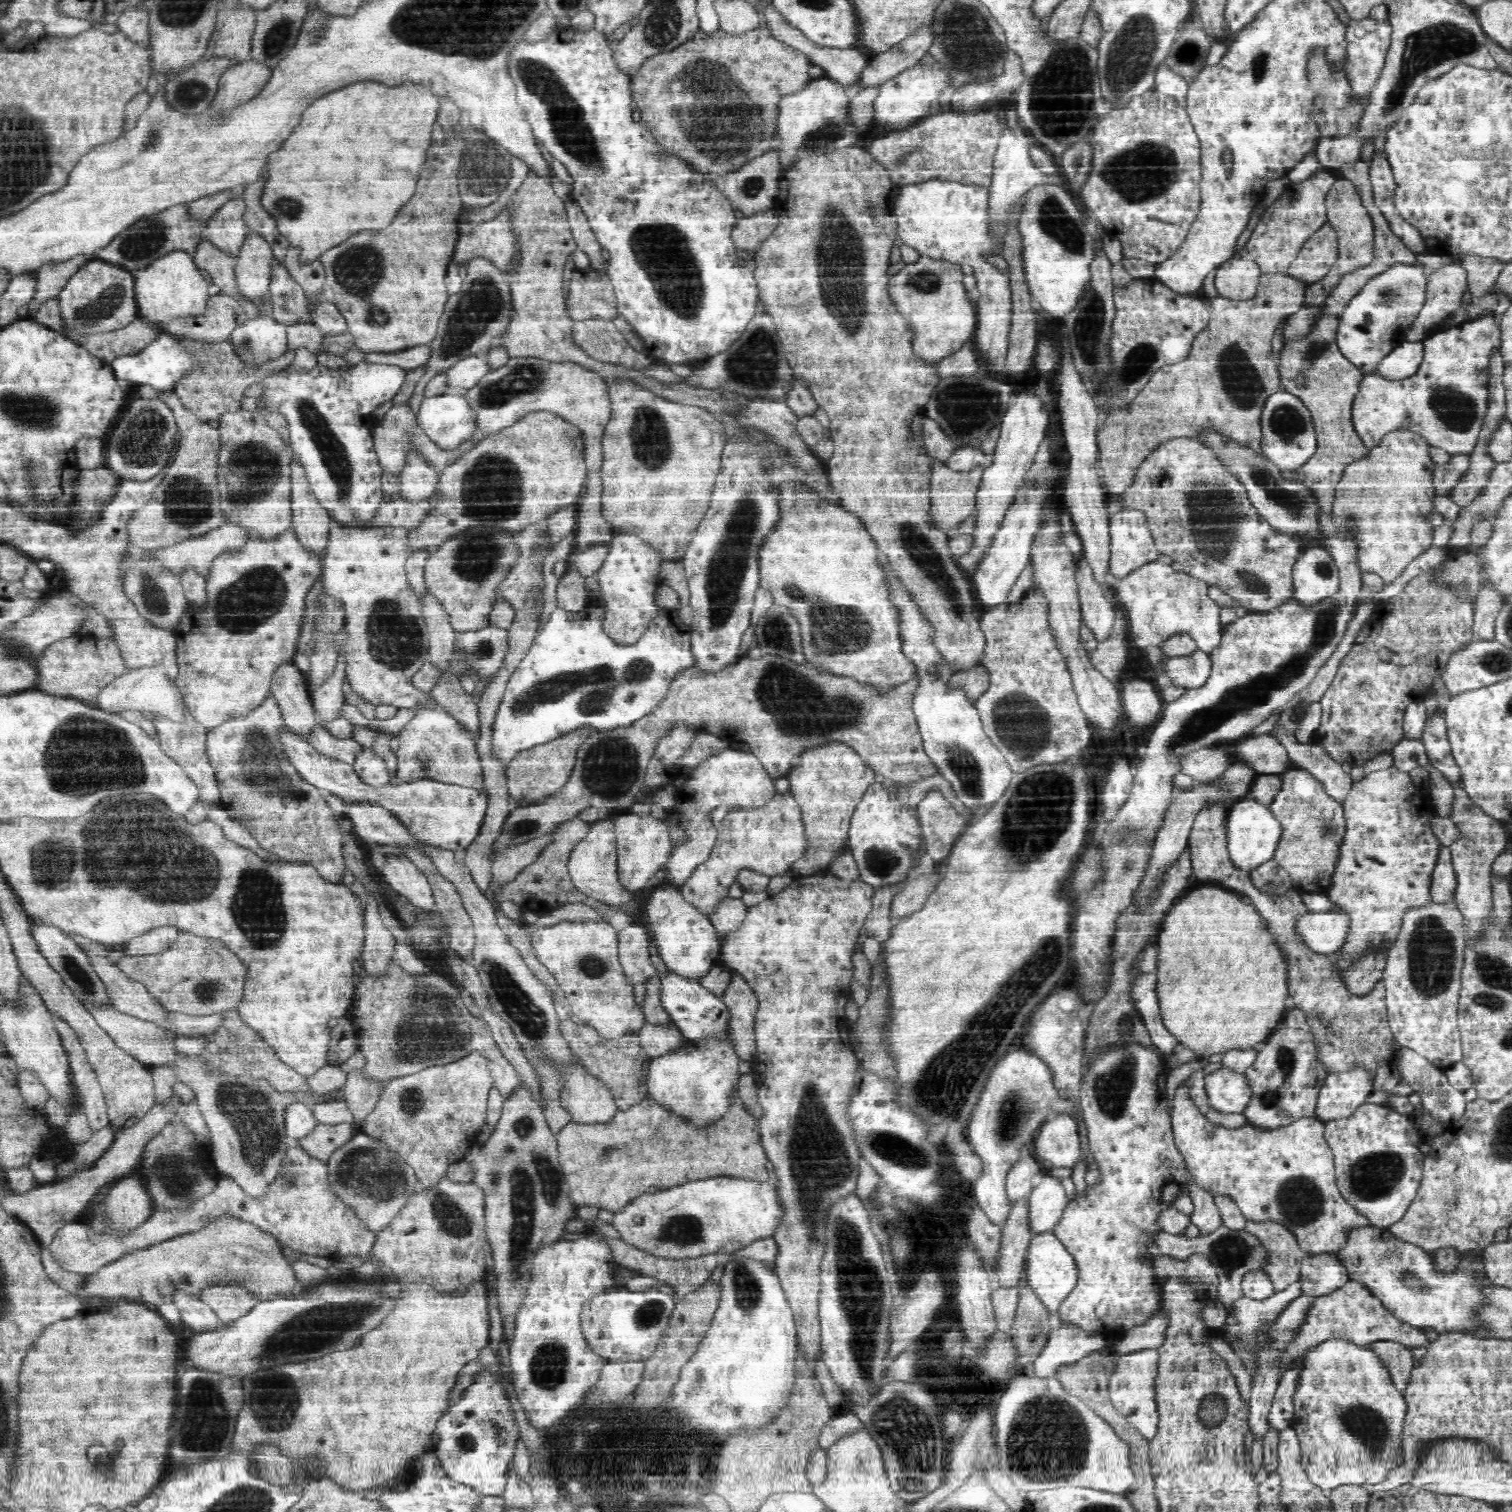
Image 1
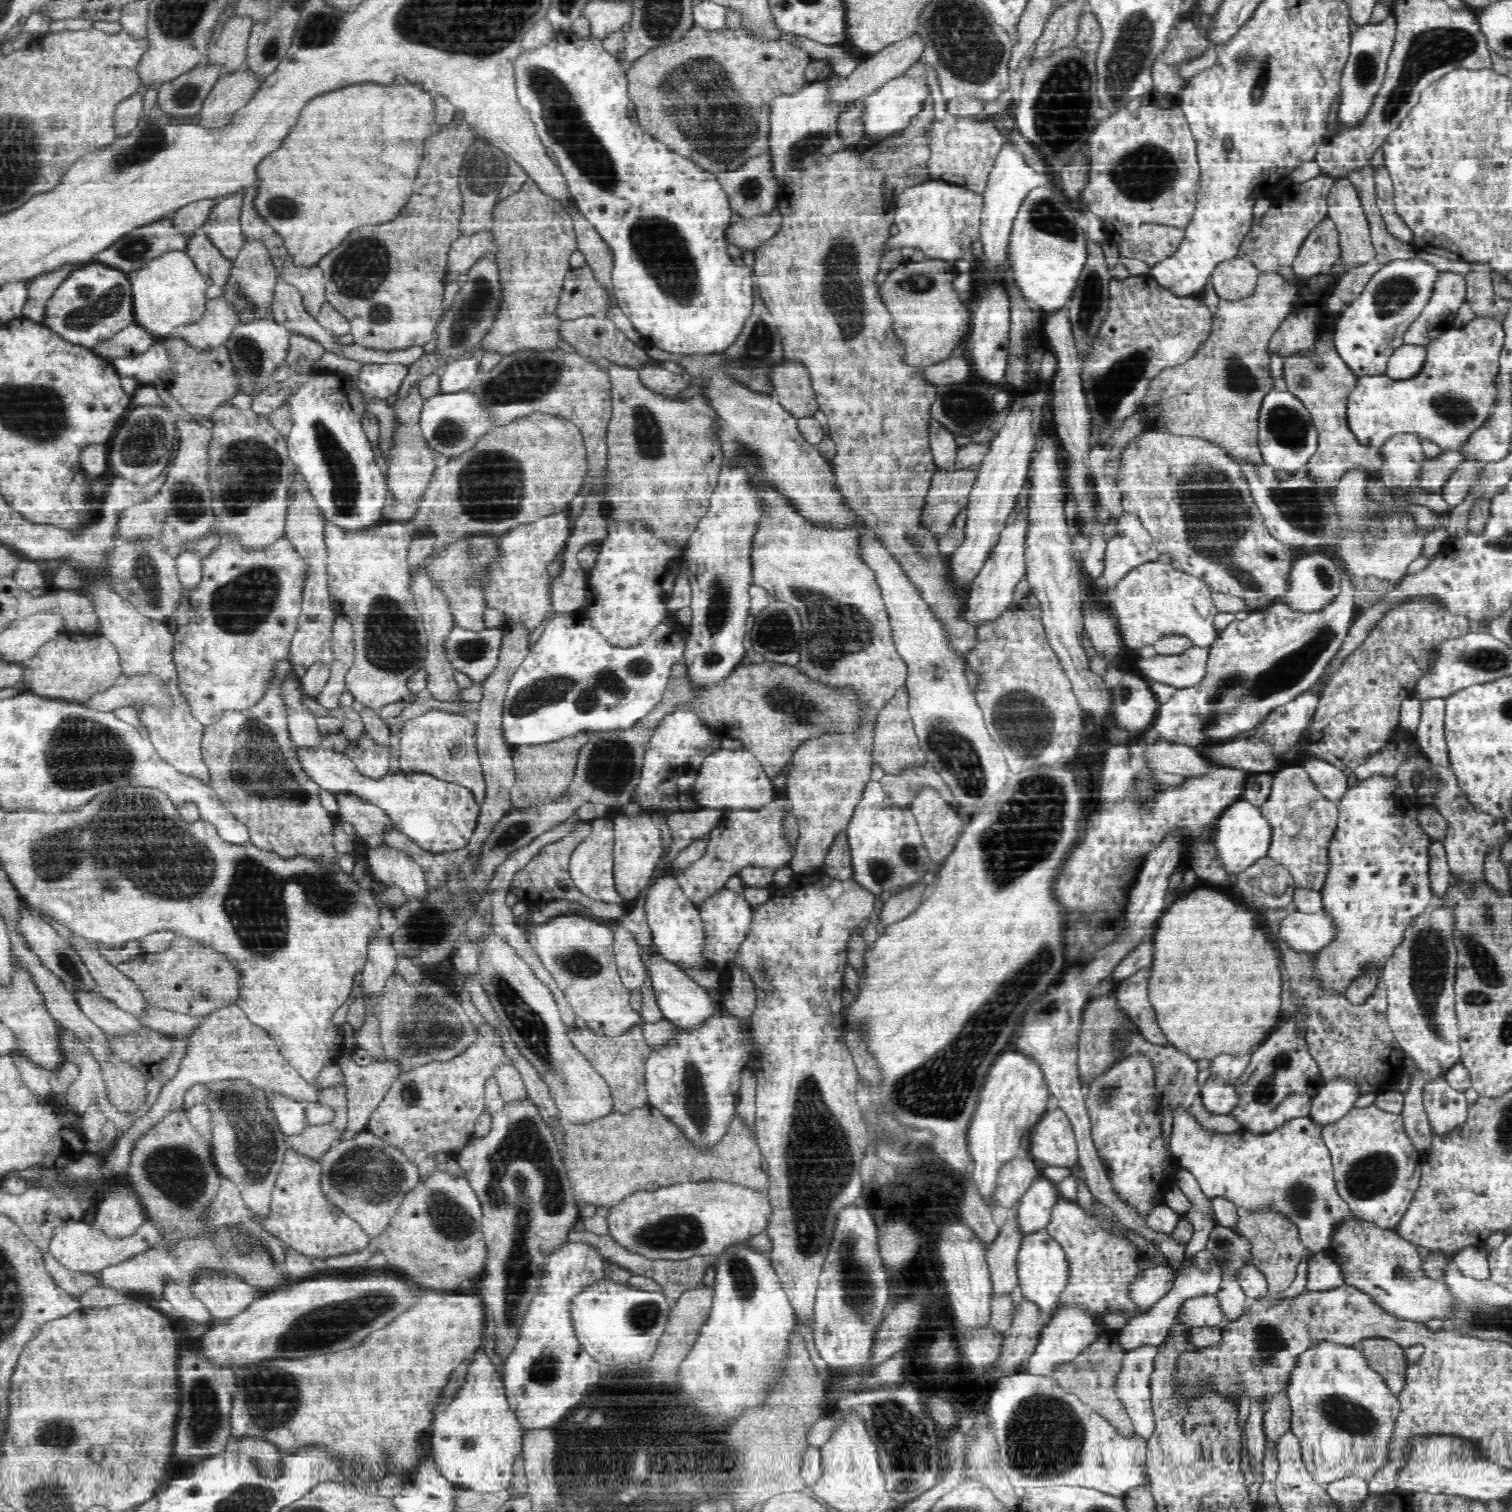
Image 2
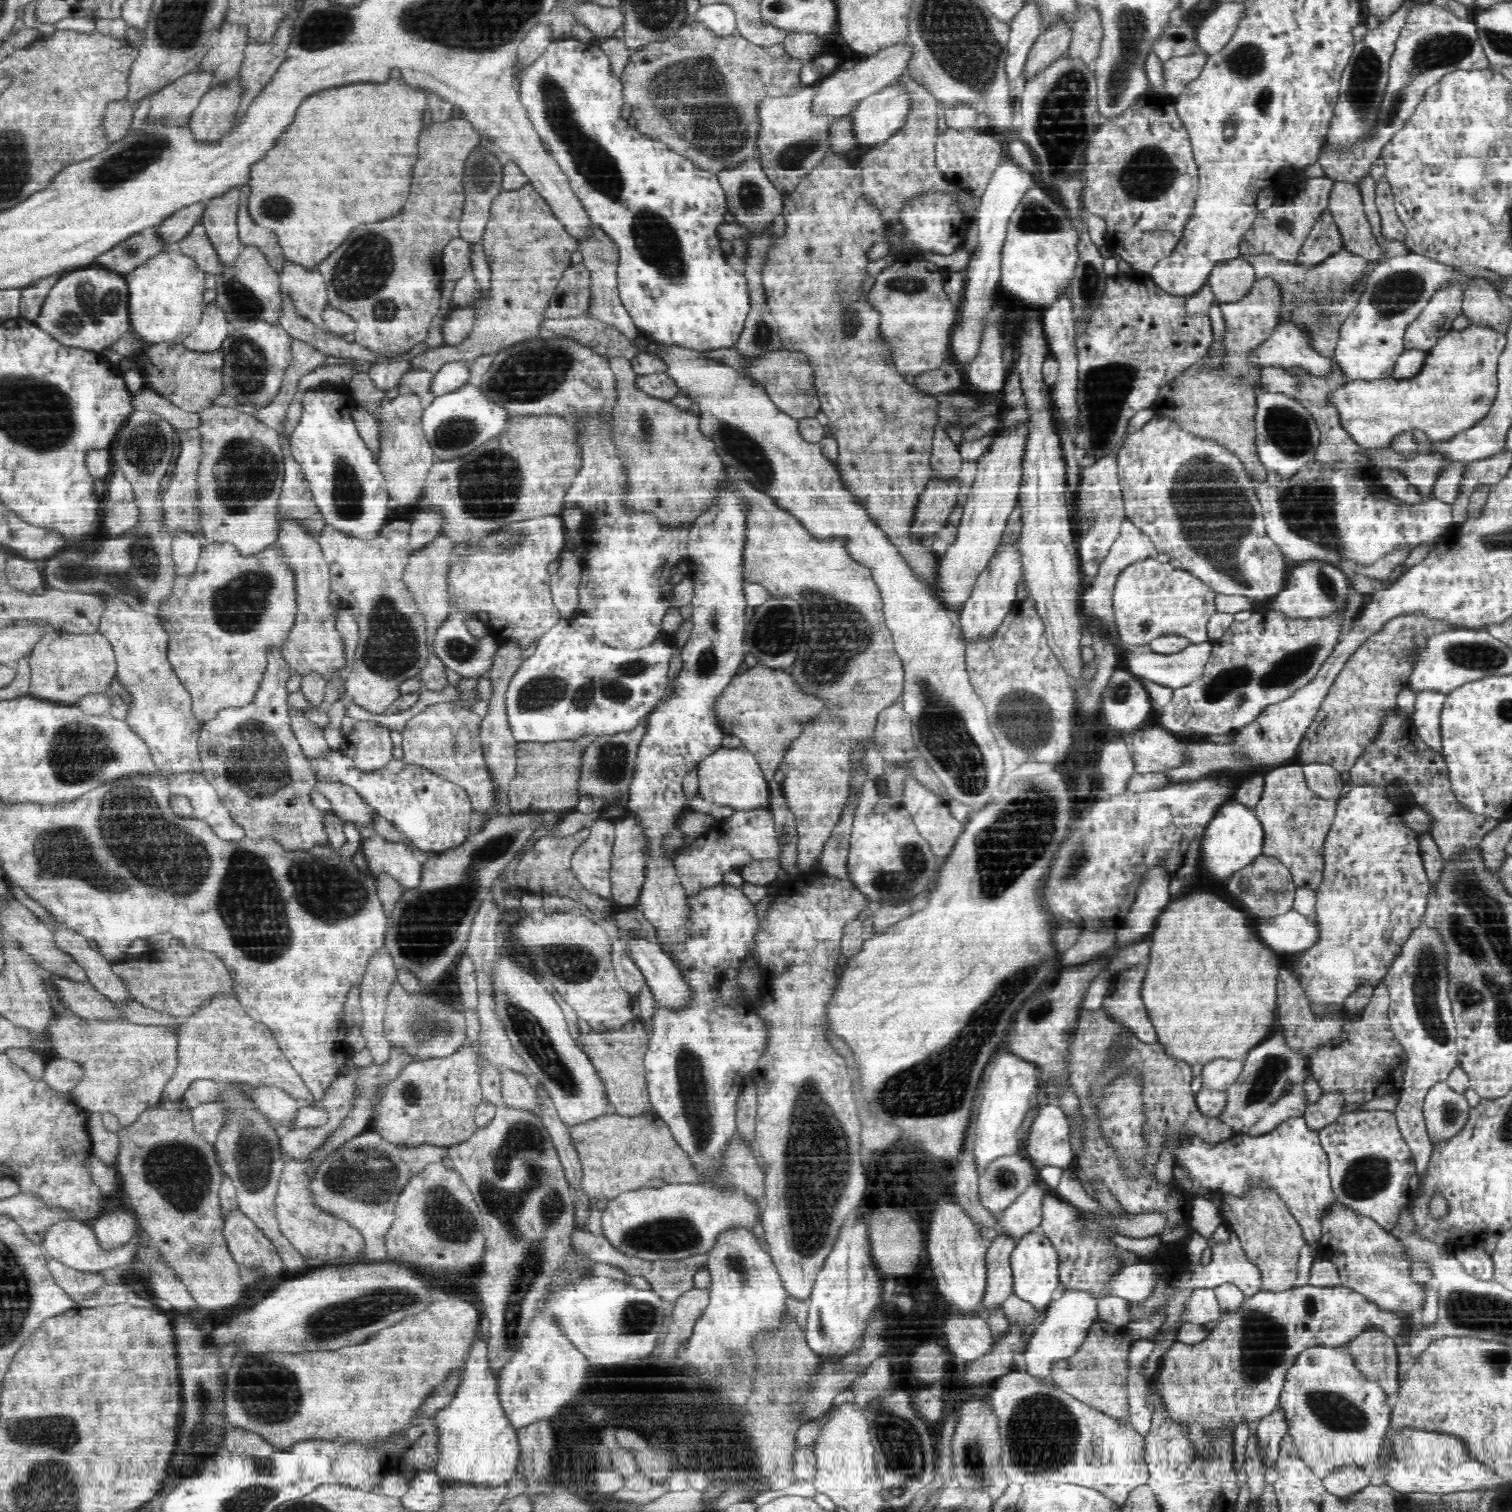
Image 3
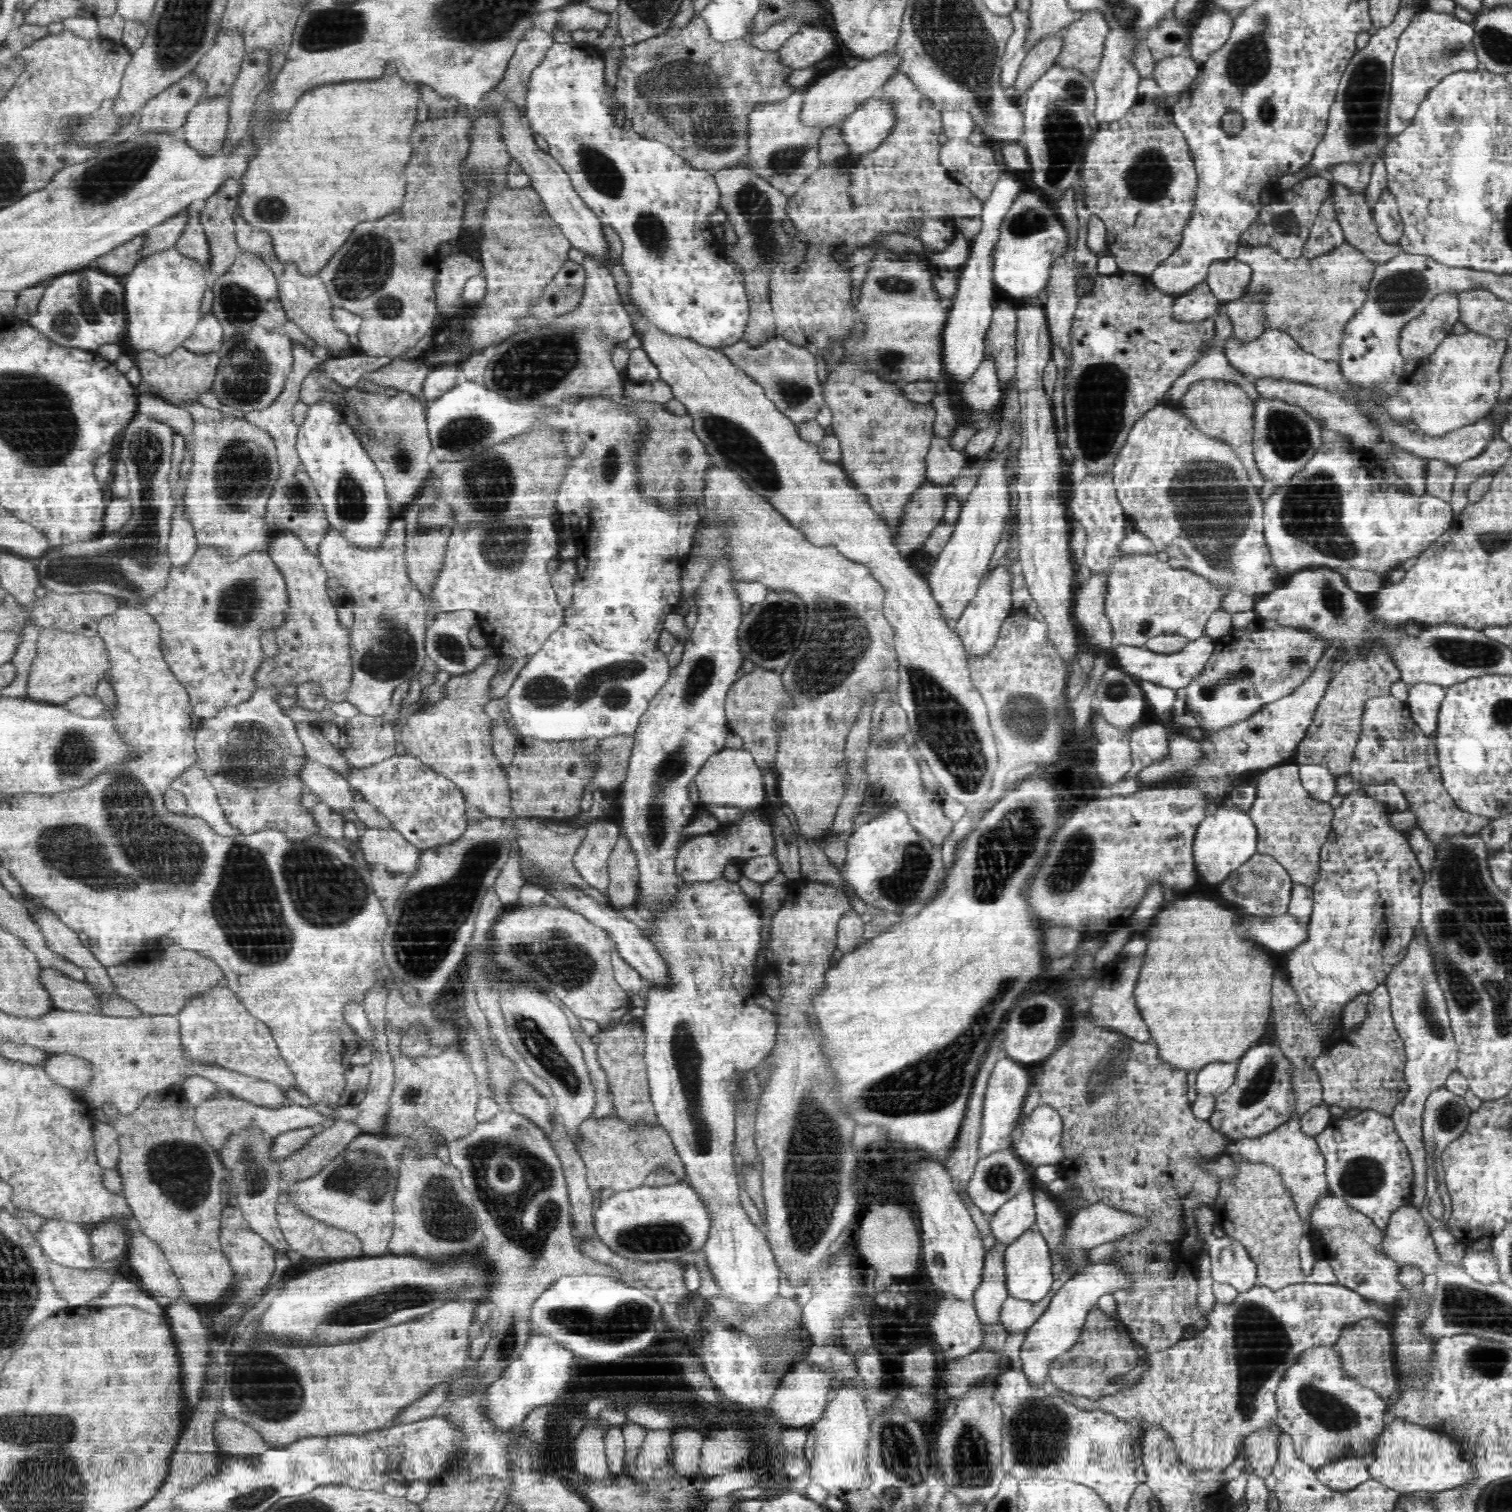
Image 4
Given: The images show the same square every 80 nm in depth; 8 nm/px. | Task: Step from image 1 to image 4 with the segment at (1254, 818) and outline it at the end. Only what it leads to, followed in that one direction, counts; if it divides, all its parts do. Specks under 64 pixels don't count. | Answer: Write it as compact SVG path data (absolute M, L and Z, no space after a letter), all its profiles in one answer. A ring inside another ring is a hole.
M1218 805L1215 811L1198 827L1196 838L1197 872L1208 883L1224 882L1227 876L1248 863L1258 854L1259 832L1250 813L1235 806Z

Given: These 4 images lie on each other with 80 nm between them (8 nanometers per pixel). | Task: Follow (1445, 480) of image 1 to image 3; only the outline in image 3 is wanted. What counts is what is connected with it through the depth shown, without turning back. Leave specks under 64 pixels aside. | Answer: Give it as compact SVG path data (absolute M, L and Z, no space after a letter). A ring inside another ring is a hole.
M1436 452L1415 456L1405 466L1408 482L1419 490L1420 495L1429 495L1450 461L1454 460Z

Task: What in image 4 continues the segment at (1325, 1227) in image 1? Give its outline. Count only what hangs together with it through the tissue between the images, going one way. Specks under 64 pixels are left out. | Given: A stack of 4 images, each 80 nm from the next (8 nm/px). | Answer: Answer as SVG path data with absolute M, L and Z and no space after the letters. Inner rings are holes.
M1294 1116L1260 1137L1232 1139L1216 1154L1207 1156L1205 1153L1196 1153L1191 1162L1194 1163L1194 1170L1206 1175L1206 1178L1214 1179L1218 1186L1236 1185L1244 1171L1244 1165L1270 1167L1270 1170L1278 1174L1278 1182L1282 1183L1287 1198L1294 1205L1305 1235L1310 1238L1314 1236L1316 1228L1313 1228L1313 1212L1322 1199L1329 1198L1329 1180L1326 1174L1326 1157L1322 1154L1316 1135L1303 1131L1301 1117Z

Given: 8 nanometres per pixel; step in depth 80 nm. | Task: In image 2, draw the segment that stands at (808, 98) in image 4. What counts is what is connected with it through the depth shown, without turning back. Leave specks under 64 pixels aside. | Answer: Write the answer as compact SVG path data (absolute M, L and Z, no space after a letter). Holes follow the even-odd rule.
M915 32L912 36L906 37L884 48L882 52L869 55L868 58L858 66L855 74L852 74L852 78L846 78L846 82L832 80L832 95L837 97L837 100L844 102L844 104L847 104L850 100L854 100L854 98L860 98L860 96L864 96L864 94L871 95L878 88L886 84L886 82L893 80L896 76L904 75L908 68L912 68L913 64L921 61L924 50L926 50L924 37L922 34Z

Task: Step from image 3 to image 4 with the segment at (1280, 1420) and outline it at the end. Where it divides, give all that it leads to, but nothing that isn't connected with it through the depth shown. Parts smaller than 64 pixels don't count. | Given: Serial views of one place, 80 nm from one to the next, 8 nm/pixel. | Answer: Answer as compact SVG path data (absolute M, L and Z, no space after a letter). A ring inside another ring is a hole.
M1275 1419L1247 1435L1247 1466L1264 1477L1271 1474L1279 1460L1279 1440L1283 1434L1279 1419Z

